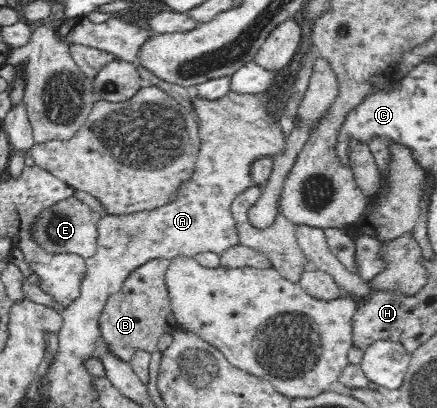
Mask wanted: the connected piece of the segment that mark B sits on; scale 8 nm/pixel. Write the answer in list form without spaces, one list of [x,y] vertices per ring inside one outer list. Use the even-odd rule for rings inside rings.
[[[150,259],[144,265],[134,269],[122,289],[108,297],[98,319],[100,337],[110,348],[114,356],[129,362],[134,352],[157,350],[157,343],[164,333],[172,333],[177,328],[176,319],[170,308],[168,288],[164,281],[170,265],[169,259]]]

